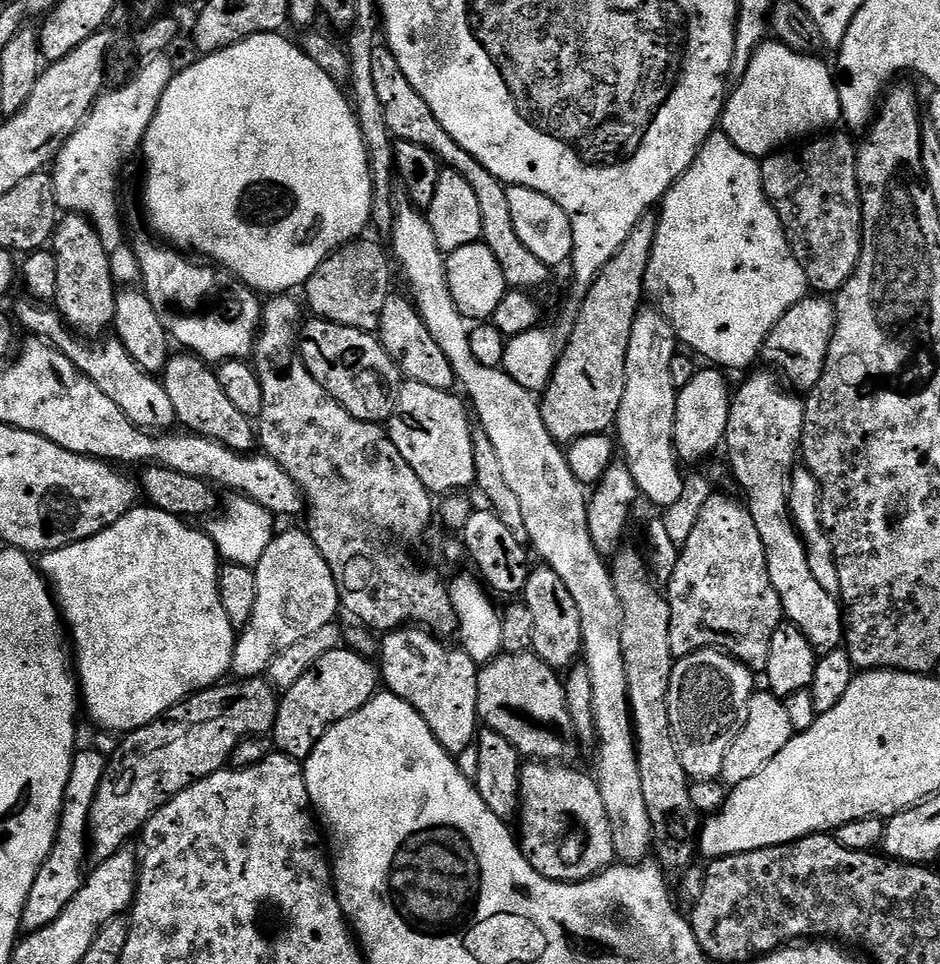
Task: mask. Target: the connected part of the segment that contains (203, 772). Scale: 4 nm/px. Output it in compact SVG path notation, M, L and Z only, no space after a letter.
M240 678L235 681L237 684L228 684L229 682L221 682L213 684L210 688L203 688L200 692L195 692L193 696L188 697L180 704L175 704L170 710L166 710L166 714L159 716L154 722L150 722L146 726L139 728L137 732L129 732L120 740L118 750L112 756L108 757L108 769L102 780L102 786L98 788L98 794L94 800L94 806L90 806L90 822L88 823L88 843L90 845L90 856L93 861L99 862L110 858L116 852L121 851L125 847L124 844L132 835L139 833L144 827L144 823L149 820L162 806L166 806L166 802L174 799L179 792L186 790L190 786L194 786L194 782L198 782L202 778L206 778L210 774L221 771L229 763L228 759L236 752L236 747L244 740L244 735L248 736L265 736L267 737L272 731L272 727L276 724L276 715L280 701L278 699L277 689L273 688L271 680L267 678Z

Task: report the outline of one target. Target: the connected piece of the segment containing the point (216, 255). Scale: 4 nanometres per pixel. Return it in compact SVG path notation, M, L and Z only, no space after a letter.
M263 32L221 52L201 55L199 59L197 64L192 64L181 72L179 69L173 75L142 141L142 153L144 152L144 160L148 163L148 173L144 176L144 212L148 215L148 224L157 237L165 236L169 245L201 257L209 256L204 258L223 268L225 272L231 272L237 280L241 280L257 293L291 293L308 281L310 274L314 274L314 270L322 266L330 253L363 237L364 227L369 227L372 218L372 175L368 165L368 151L353 105L345 93L344 96L340 93L343 92L341 85L331 81L325 71L312 62L299 46L291 44L284 34Z

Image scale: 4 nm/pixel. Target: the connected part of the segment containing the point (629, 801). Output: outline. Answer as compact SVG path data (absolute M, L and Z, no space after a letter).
M415 206L407 207L397 207L396 221L390 233L391 255L398 268L400 263L412 287L410 296L426 322L426 330L434 334L434 342L442 346L442 354L450 358L457 385L461 389L464 387L463 395L470 401L479 427L484 428L490 442L494 442L494 454L498 454L506 486L514 490L522 506L522 519L526 521L526 534L531 547L534 552L536 547L537 554L544 559L541 561L552 568L562 582L566 582L566 590L570 590L578 606L584 639L582 660L592 682L592 717L596 723L596 740L600 744L598 783L614 834L616 858L621 864L645 863L649 859L648 851L652 848L654 833L650 814L646 810L646 798L642 795L636 734L632 727L632 710L628 706L618 594L614 594L609 565L605 557L597 554L590 538L585 485L574 478L565 449L546 430L537 397L518 386L503 368L482 366L482 362L474 358L468 337L469 321L460 313L458 306L454 306L454 298L450 294L445 253L440 251L438 242L434 242L434 232L430 230L427 215Z

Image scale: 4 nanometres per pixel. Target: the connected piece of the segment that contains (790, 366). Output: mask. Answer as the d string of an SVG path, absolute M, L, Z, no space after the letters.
M808 294L782 314L781 320L770 330L763 344L762 360L768 363L765 365L769 369L779 373L797 393L807 394L814 386L818 386L818 378L822 378L828 343L834 334L835 325L835 303L823 295Z

